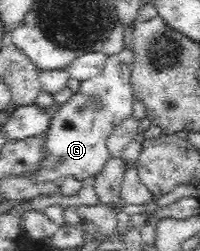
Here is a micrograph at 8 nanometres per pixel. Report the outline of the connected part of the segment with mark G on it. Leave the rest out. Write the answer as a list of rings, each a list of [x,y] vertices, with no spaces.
[[[124,48],[116,57],[106,59],[100,75],[80,82],[80,89],[66,103],[59,105],[41,139],[40,161],[36,167],[21,173],[29,185],[58,187],[66,179],[91,181],[102,171],[110,157],[108,137],[133,113],[132,70],[133,52]]]

